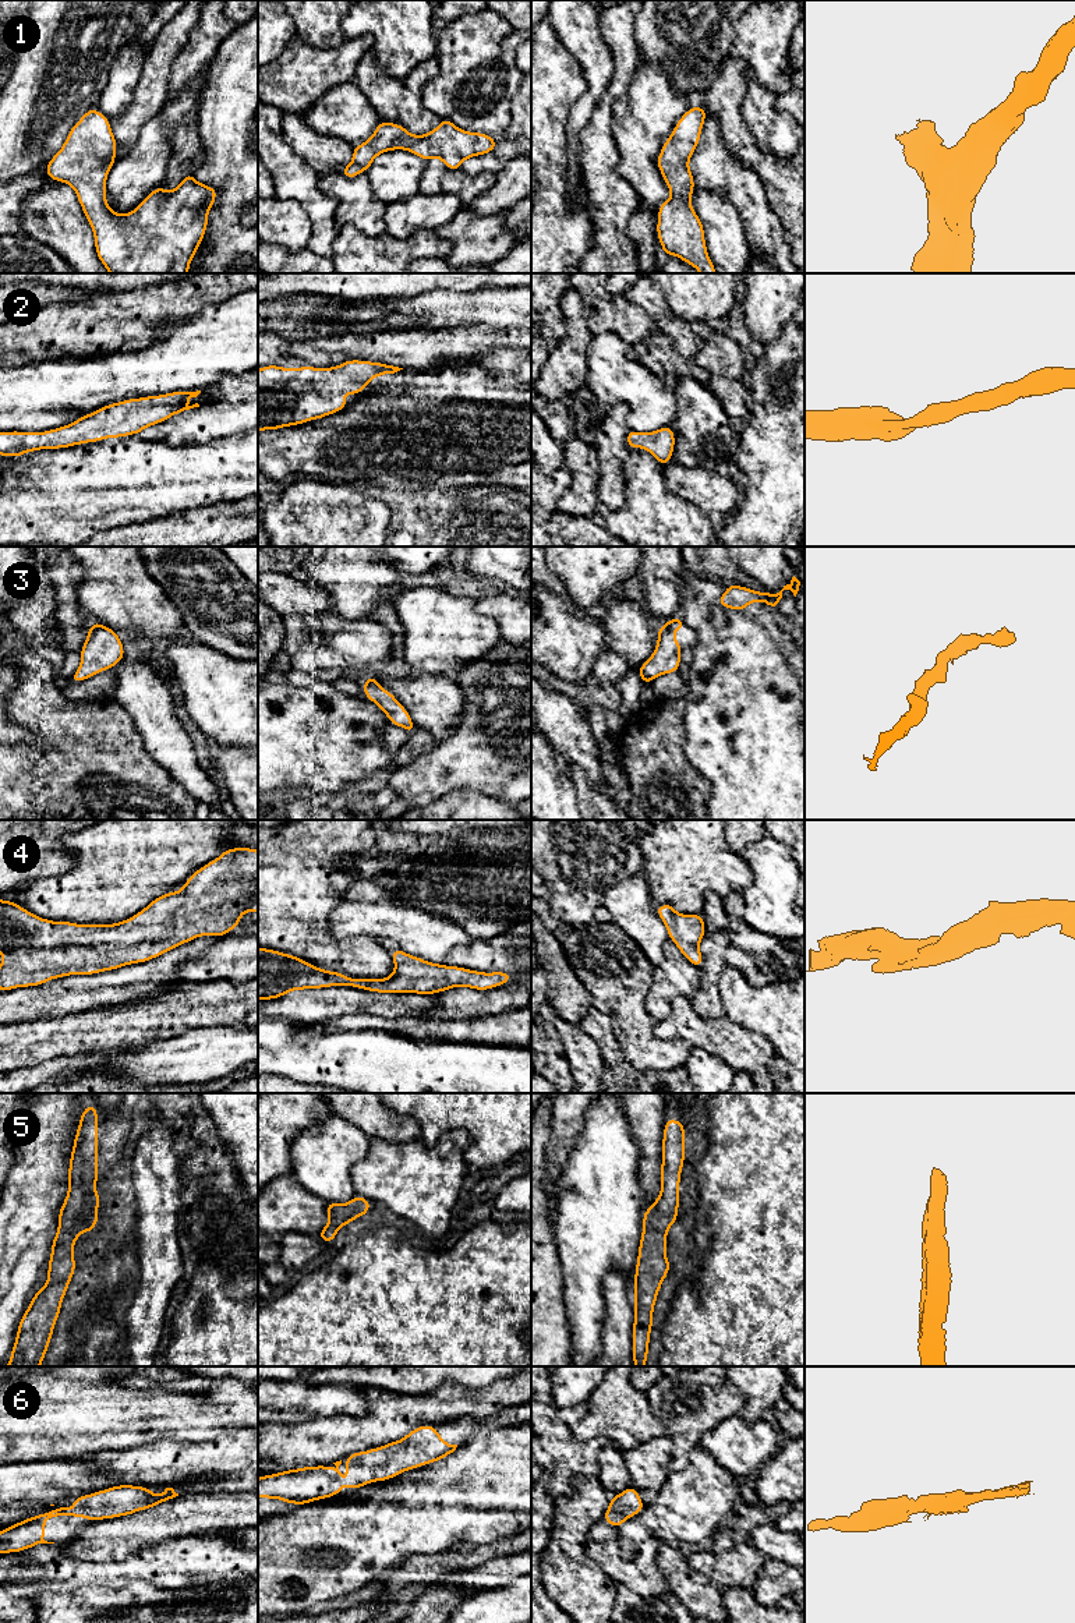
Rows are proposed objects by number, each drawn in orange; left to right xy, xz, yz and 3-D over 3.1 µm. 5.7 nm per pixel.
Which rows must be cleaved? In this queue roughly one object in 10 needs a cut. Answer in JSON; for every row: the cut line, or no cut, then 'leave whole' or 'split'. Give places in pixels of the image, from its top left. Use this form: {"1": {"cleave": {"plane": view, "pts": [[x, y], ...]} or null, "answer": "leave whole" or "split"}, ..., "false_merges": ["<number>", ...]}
{"1": {"cleave": null, "answer": "leave whole"}, "2": {"cleave": null, "answer": "leave whole"}, "3": {"cleave": null, "answer": "leave whole"}, "4": {"cleave": null, "answer": "leave whole"}, "5": {"cleave": null, "answer": "leave whole"}, "6": {"cleave": null, "answer": "leave whole"}, "false_merges": []}

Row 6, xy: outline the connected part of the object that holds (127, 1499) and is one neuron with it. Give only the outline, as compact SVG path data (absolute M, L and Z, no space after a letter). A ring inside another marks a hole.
M116 1485L109 1489L98 1491L95 1493L74 1498L74 1509L70 1510L67 1503L63 1503L60 1509L43 1511L36 1517L29 1517L14 1525L10 1525L0 1531L0 1555L11 1552L22 1552L39 1544L54 1544L43 1539L46 1531L45 1520L64 1517L84 1517L91 1521L99 1521L103 1518L117 1518L120 1516L131 1516L135 1511L146 1510L160 1503L165 1503L178 1496L173 1488L166 1488L160 1495L155 1496L148 1486L135 1485Z

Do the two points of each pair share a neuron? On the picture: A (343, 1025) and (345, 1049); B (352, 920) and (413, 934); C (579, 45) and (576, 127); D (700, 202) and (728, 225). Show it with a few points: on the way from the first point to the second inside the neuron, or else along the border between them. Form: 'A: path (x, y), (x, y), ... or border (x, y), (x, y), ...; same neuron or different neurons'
A: border (311, 1026), (328, 1031), (375, 1031); different neurons
B: path (367, 920), (398, 922); same neuron
C: path (594, 66), (594, 92), (584, 106); same neuron
D: path (707, 204), (721, 218); same neuron

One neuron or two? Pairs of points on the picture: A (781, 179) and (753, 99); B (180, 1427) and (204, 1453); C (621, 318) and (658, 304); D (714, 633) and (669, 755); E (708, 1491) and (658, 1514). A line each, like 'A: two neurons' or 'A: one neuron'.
A: two neurons
B: two neurons
C: two neurons
D: two neurons
E: one neuron

